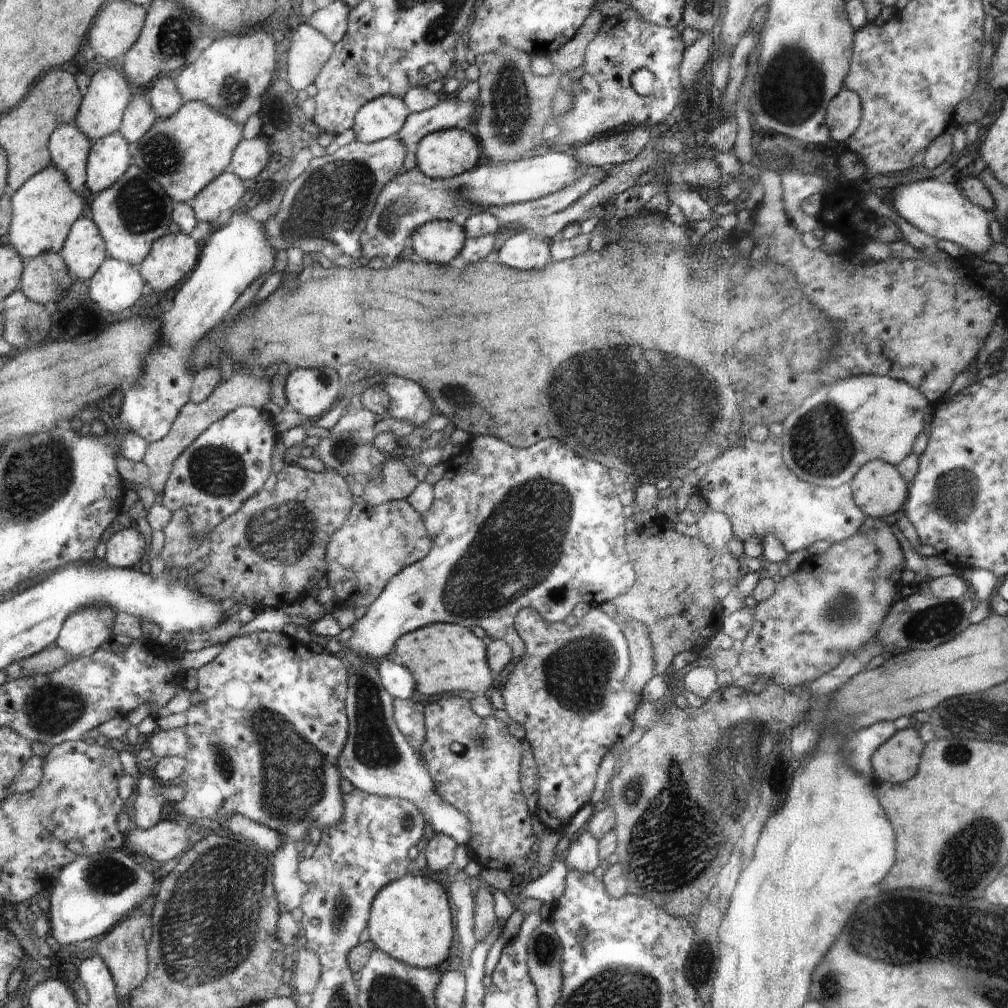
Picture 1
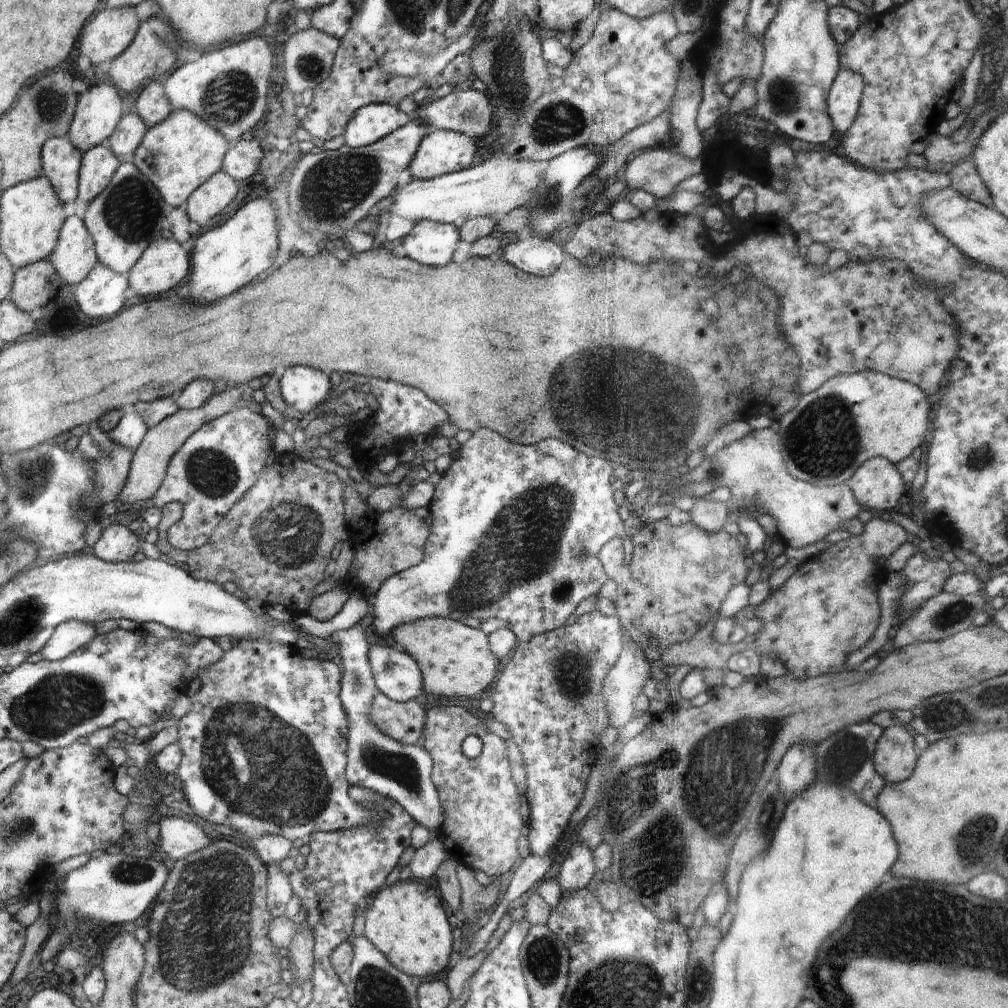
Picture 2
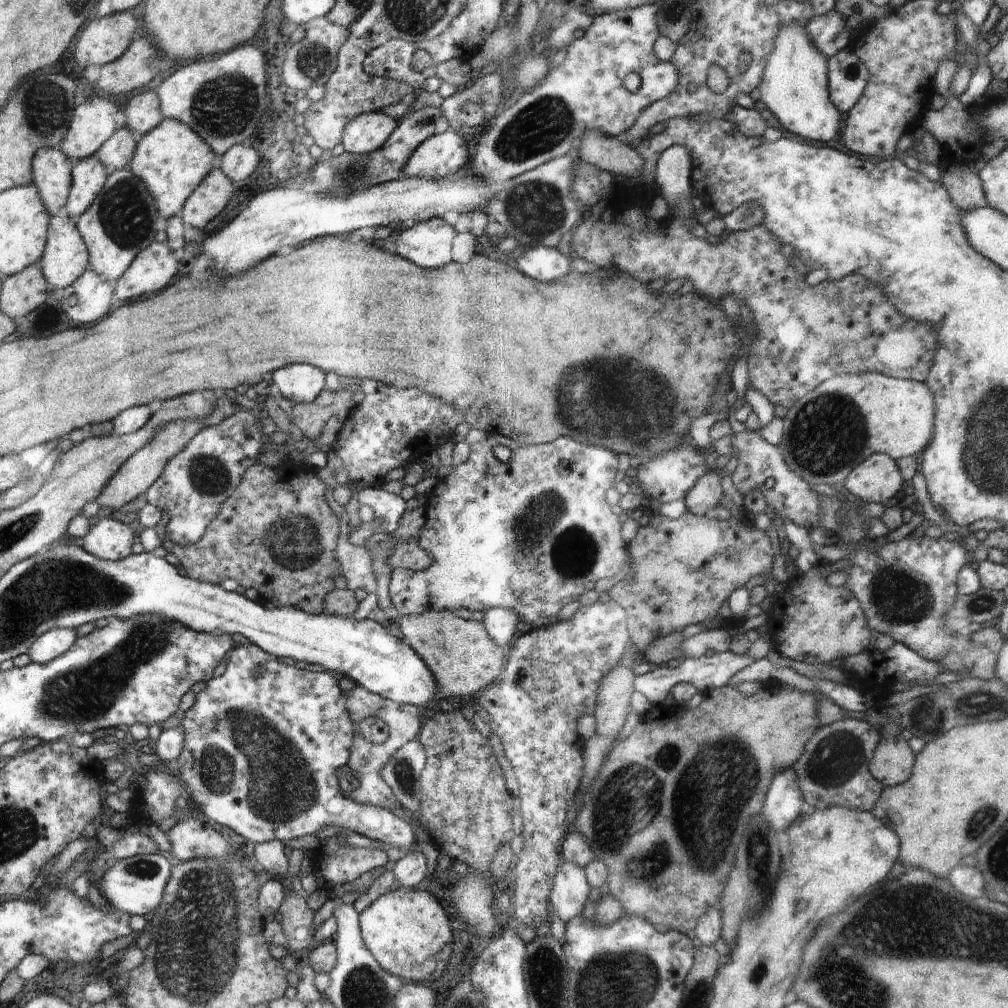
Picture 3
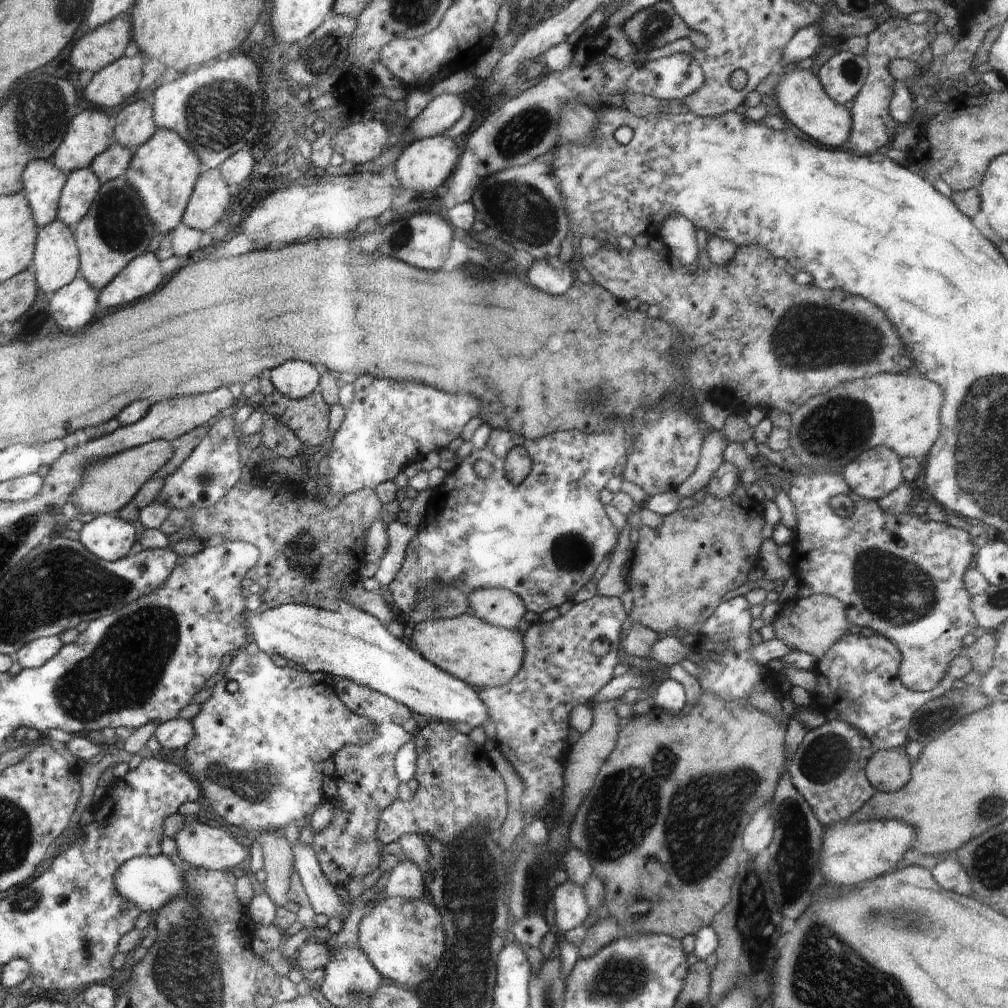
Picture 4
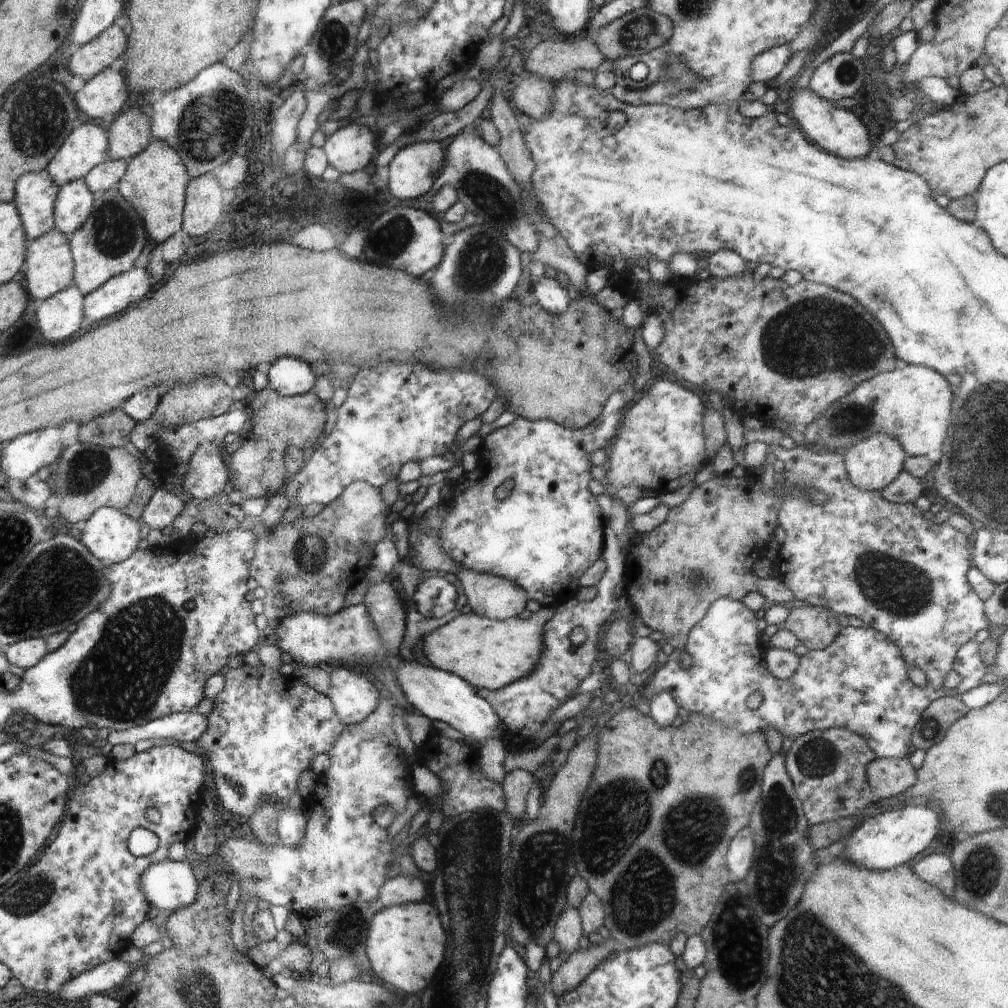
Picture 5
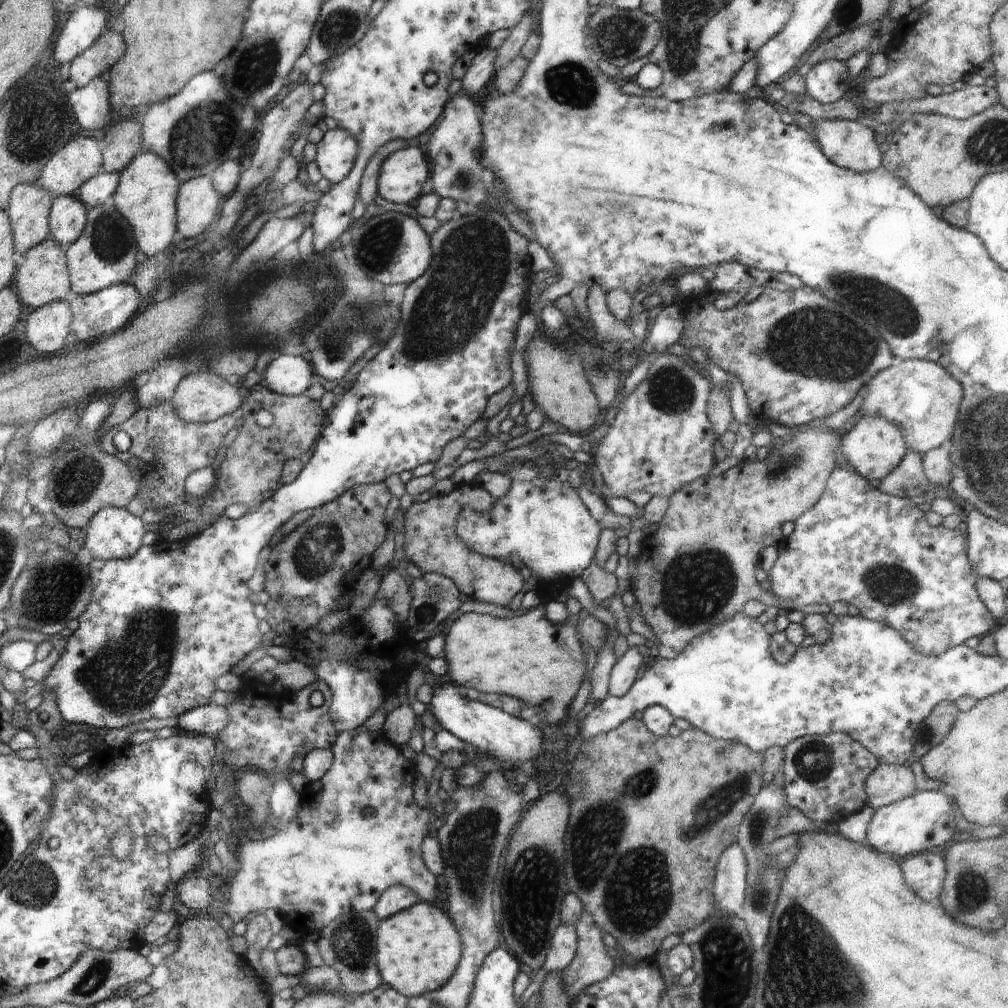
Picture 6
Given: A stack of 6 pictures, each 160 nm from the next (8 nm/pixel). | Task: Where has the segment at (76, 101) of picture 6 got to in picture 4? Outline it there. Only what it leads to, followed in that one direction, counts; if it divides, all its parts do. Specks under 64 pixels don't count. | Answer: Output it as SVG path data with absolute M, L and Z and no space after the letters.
M120 57L102 71L93 74L82 92L85 104L104 110L114 108L128 100L140 86L142 80L142 58Z

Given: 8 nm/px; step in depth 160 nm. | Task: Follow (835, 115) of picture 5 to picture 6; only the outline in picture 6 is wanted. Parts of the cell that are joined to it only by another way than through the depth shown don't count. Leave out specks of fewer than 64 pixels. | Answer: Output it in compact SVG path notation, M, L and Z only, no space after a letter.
M822 119L815 124L815 136L820 150L835 165L847 168L854 172L875 171L883 159L883 154L878 149L874 140L875 132L870 123L849 121L844 119Z

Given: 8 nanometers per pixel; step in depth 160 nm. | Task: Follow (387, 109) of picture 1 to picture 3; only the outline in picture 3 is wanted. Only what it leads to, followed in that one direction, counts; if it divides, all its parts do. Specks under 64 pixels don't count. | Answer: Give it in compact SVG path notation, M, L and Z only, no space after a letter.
M380 110L363 113L346 125L341 145L354 154L378 151L398 126L395 119Z

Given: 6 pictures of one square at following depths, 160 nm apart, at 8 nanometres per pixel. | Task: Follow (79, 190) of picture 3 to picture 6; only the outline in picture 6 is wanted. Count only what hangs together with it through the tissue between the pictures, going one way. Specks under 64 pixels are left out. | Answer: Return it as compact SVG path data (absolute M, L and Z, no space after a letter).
M74 193L60 195L56 197L51 210L52 239L59 240L65 247L74 242L86 230L86 208L84 200Z

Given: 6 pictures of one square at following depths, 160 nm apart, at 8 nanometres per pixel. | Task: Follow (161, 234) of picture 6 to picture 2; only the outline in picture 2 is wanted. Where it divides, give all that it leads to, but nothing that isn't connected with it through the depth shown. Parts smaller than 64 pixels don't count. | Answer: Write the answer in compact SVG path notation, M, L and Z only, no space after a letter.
M174 109L165 121L149 127L138 150L133 152L133 163L155 184L172 208L182 208L201 185L221 170L230 145L212 124L204 122L190 109Z

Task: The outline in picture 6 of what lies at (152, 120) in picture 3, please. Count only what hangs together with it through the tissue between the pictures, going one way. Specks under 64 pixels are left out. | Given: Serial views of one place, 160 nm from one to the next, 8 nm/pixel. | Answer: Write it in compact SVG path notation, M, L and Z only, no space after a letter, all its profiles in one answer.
M135 119L124 120L124 122L117 122L100 134L102 142L105 144L102 148L102 166L108 172L119 172L122 174L123 170L130 164L130 161L143 150L143 134L141 121Z

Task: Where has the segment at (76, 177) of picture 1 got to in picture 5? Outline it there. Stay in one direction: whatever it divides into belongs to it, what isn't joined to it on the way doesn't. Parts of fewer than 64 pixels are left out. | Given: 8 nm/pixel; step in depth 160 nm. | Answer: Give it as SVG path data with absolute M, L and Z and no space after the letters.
M47 169L29 172L16 183L14 202L29 239L46 235L54 226L56 194L58 186Z

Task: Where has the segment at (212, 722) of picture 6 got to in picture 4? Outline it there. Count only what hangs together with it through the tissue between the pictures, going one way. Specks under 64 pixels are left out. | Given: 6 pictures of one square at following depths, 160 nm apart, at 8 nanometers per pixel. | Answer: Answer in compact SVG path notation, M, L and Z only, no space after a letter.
M186 718L168 720L159 723L154 730L154 736L159 741L160 746L166 749L172 749L174 753L179 754L185 749L188 742L192 740L194 728L192 722Z

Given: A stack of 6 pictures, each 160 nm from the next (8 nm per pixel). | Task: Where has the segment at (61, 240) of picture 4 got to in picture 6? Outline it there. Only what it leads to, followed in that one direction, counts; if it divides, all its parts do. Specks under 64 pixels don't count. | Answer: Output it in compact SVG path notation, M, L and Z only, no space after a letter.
M48 239L32 247L24 255L26 260L20 265L14 285L23 303L32 308L40 308L48 303L63 301L70 290L71 281L68 280L69 268L66 268L67 254L64 254L64 250L58 244L54 244L52 239Z

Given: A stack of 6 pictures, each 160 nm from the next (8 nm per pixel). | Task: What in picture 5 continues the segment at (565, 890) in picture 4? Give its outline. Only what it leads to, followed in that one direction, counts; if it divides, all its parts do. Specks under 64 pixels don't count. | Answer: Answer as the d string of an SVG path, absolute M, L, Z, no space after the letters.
M567 904L556 921L553 940L558 943L560 950L564 950L567 956L578 949L578 941L583 935L578 908Z

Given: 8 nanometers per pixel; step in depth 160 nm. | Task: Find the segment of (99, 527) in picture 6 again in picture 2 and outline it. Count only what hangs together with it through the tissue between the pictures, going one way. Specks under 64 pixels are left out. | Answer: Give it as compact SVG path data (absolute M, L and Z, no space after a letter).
M112 524L102 530L93 548L98 558L115 563L134 561L140 552L144 552L144 544L140 544L140 532L133 532L124 524Z

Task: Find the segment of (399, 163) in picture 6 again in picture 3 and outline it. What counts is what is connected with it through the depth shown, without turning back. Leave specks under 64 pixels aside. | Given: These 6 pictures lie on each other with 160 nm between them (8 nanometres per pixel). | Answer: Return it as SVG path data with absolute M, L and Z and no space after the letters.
M448 130L436 133L416 147L402 170L402 176L421 179L453 177L470 160L466 141L458 133Z

